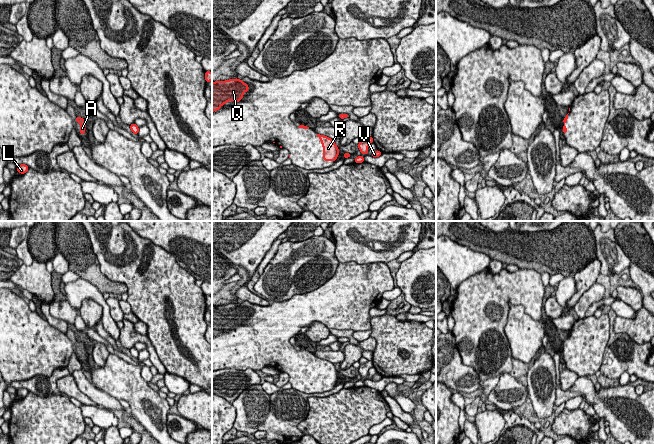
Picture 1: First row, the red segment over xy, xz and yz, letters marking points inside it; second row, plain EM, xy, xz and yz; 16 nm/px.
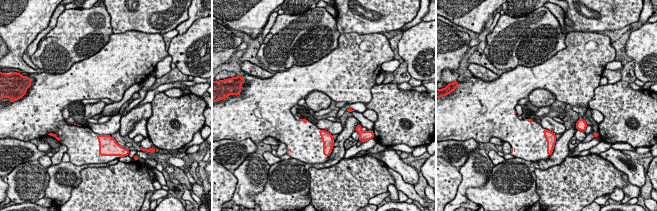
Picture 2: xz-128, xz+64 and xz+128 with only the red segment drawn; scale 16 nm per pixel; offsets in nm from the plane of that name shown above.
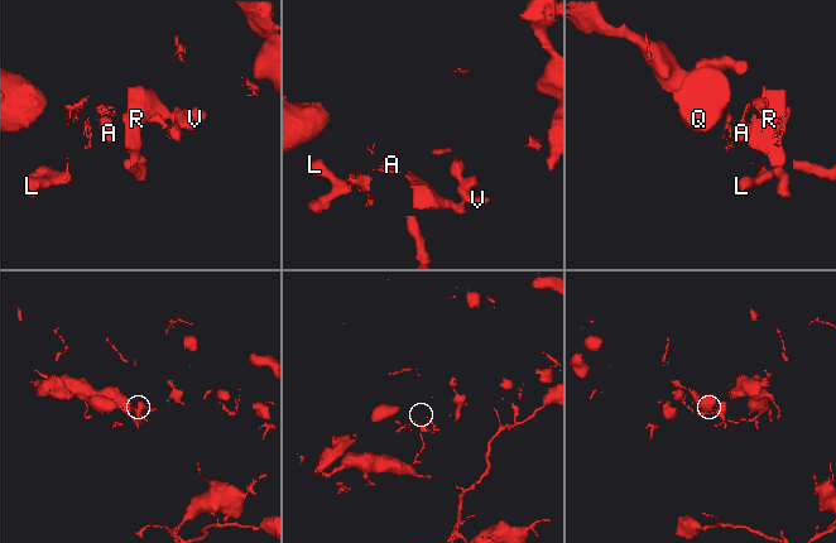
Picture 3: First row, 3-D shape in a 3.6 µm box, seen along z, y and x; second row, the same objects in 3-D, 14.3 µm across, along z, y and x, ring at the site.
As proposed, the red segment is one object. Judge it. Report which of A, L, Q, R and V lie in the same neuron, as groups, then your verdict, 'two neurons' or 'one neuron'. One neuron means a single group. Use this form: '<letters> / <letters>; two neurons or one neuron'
A L Q R V; one neuron

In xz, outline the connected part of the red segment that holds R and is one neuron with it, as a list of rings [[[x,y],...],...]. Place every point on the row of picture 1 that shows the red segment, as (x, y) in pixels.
[[[317,134],[317,137],[321,140],[323,146],[323,161],[336,161],[339,148],[334,143],[334,140],[320,134]]]

